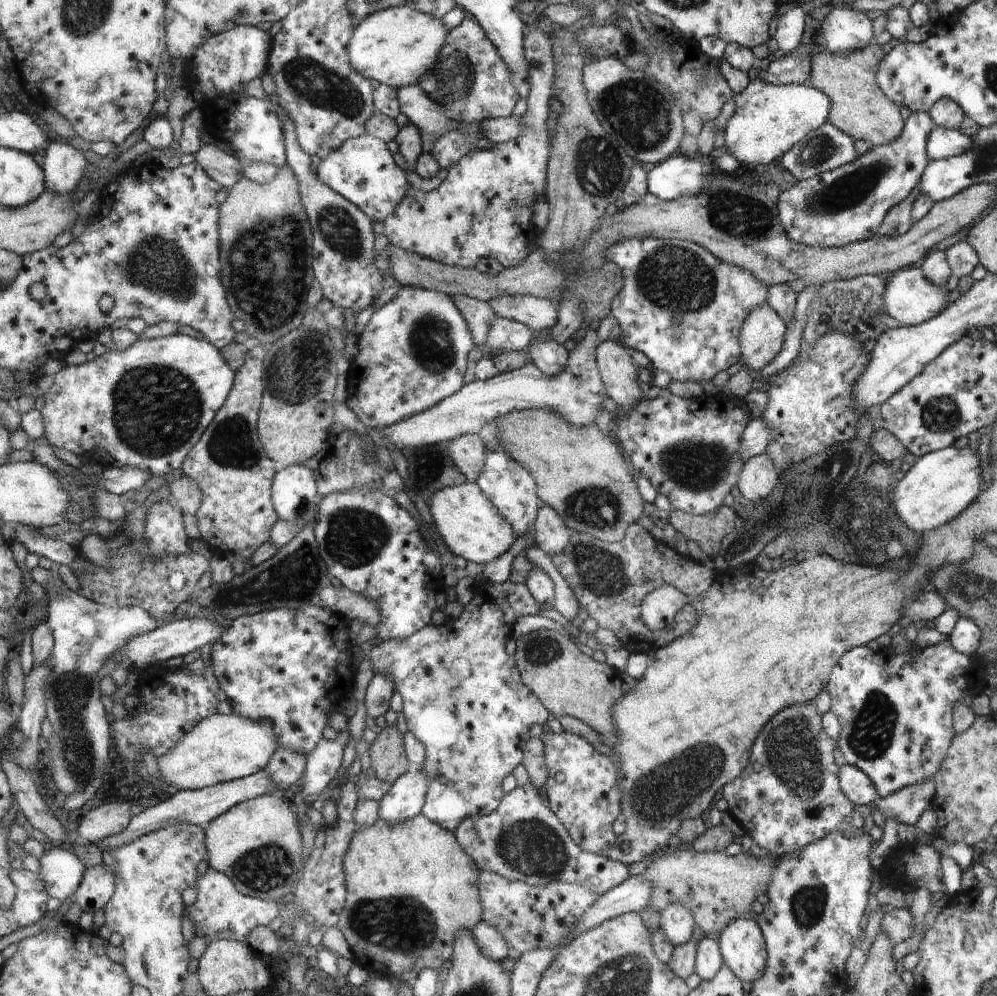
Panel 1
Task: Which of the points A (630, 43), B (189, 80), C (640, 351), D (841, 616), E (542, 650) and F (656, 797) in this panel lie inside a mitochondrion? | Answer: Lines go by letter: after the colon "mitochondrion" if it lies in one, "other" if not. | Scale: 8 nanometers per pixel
A: other
B: other
C: other
D: other
E: mitochondrion
F: mitochondrion

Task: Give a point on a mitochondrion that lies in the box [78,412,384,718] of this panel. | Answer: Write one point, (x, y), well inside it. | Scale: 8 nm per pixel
(271, 585)

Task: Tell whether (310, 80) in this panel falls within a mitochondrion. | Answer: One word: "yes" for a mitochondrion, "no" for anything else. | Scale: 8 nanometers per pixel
yes

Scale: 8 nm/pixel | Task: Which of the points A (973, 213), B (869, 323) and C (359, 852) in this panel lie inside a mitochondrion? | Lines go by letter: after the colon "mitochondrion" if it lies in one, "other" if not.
A: other
B: other
C: other

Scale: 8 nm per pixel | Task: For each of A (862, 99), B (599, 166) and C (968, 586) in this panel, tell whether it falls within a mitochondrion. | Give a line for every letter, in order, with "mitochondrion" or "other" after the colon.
A: other
B: mitochondrion
C: mitochondrion

